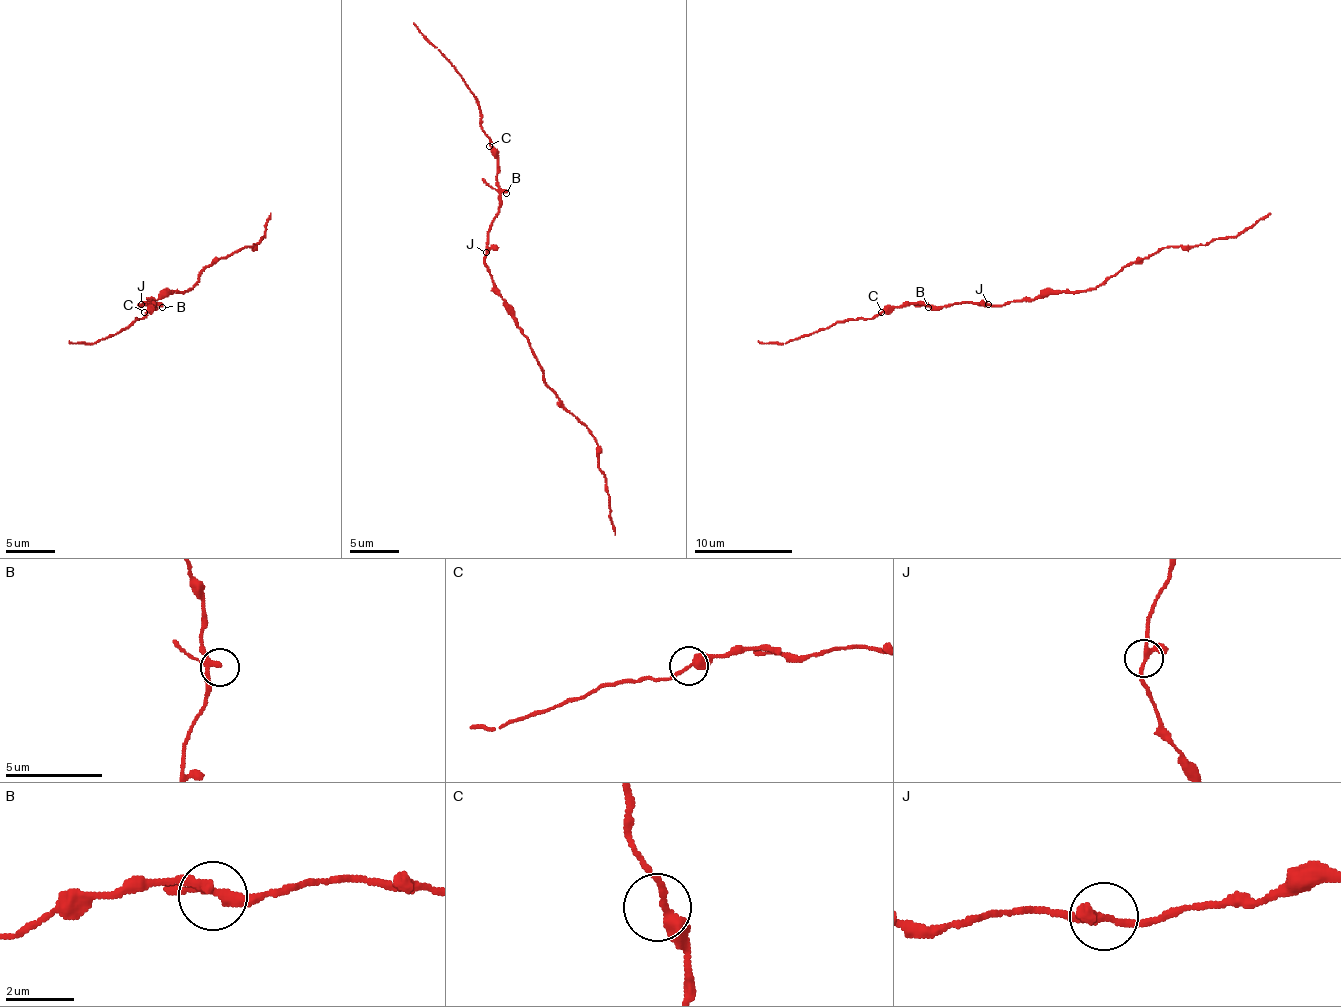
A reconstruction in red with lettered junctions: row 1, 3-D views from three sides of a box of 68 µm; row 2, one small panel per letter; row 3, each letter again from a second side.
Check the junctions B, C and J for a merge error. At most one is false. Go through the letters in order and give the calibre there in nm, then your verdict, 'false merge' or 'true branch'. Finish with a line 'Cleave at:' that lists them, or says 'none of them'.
B: 200 nm thick; true branch
C: 280 nm thick; true branch
J: 200 nm thick; true branch
Cleave at: none of them

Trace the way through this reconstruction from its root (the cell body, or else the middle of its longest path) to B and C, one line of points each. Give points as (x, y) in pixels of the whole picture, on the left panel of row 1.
B: (149, 299), (139, 304), (147, 302), (162, 307)
C: (149, 299), (139, 304), (147, 302), (154, 307), (152, 304), (144, 312)

